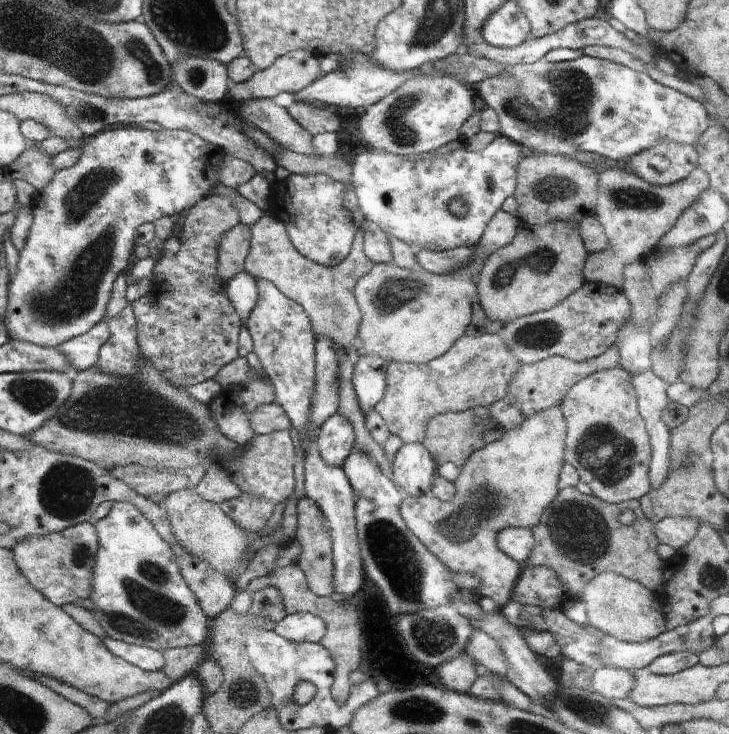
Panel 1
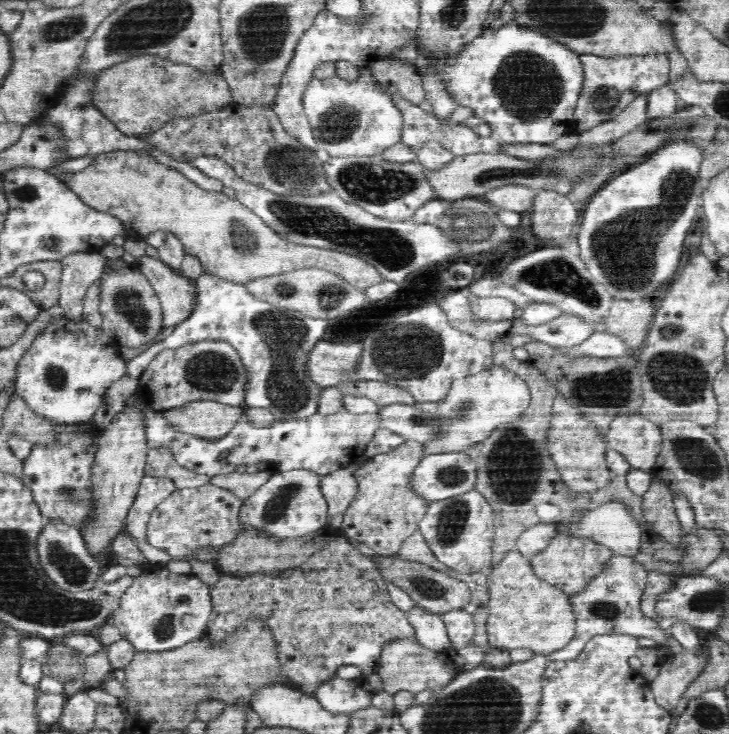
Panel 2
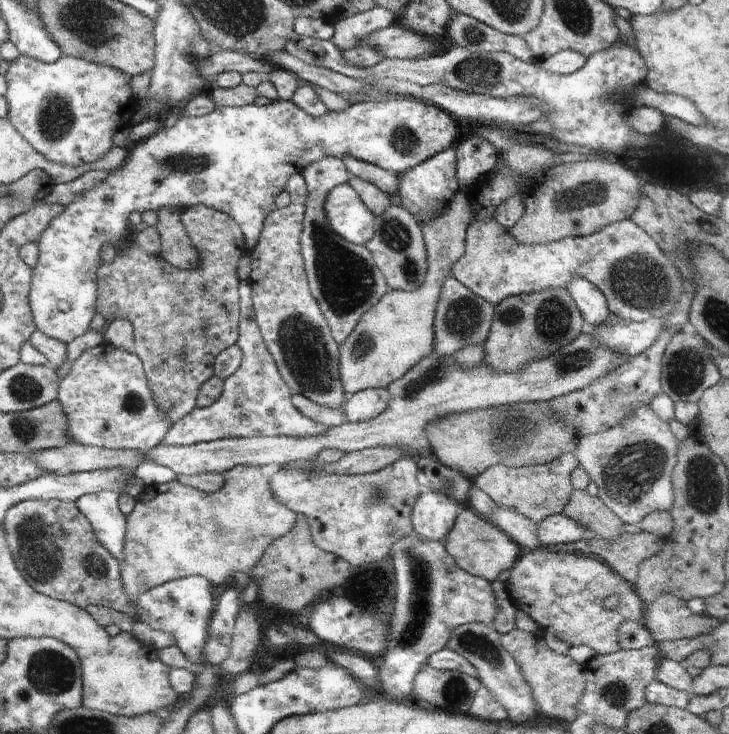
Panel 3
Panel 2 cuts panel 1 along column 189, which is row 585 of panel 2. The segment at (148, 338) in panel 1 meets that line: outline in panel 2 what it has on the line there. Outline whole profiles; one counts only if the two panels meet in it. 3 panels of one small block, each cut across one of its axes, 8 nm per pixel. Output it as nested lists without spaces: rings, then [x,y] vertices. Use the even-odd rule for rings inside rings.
[[[342,536],[331,540],[322,550],[312,554],[308,562],[297,566],[283,576],[250,575],[236,577],[219,574],[218,582],[210,585],[212,614],[203,634],[210,643],[219,643],[252,617],[262,619],[272,631],[277,644],[281,673],[279,678],[286,687],[313,696],[316,689],[336,677],[336,670],[344,665],[356,665],[368,677],[377,672],[384,644],[396,638],[414,638],[414,627],[390,598],[387,582],[380,576],[370,557],[362,554],[356,544]]]

